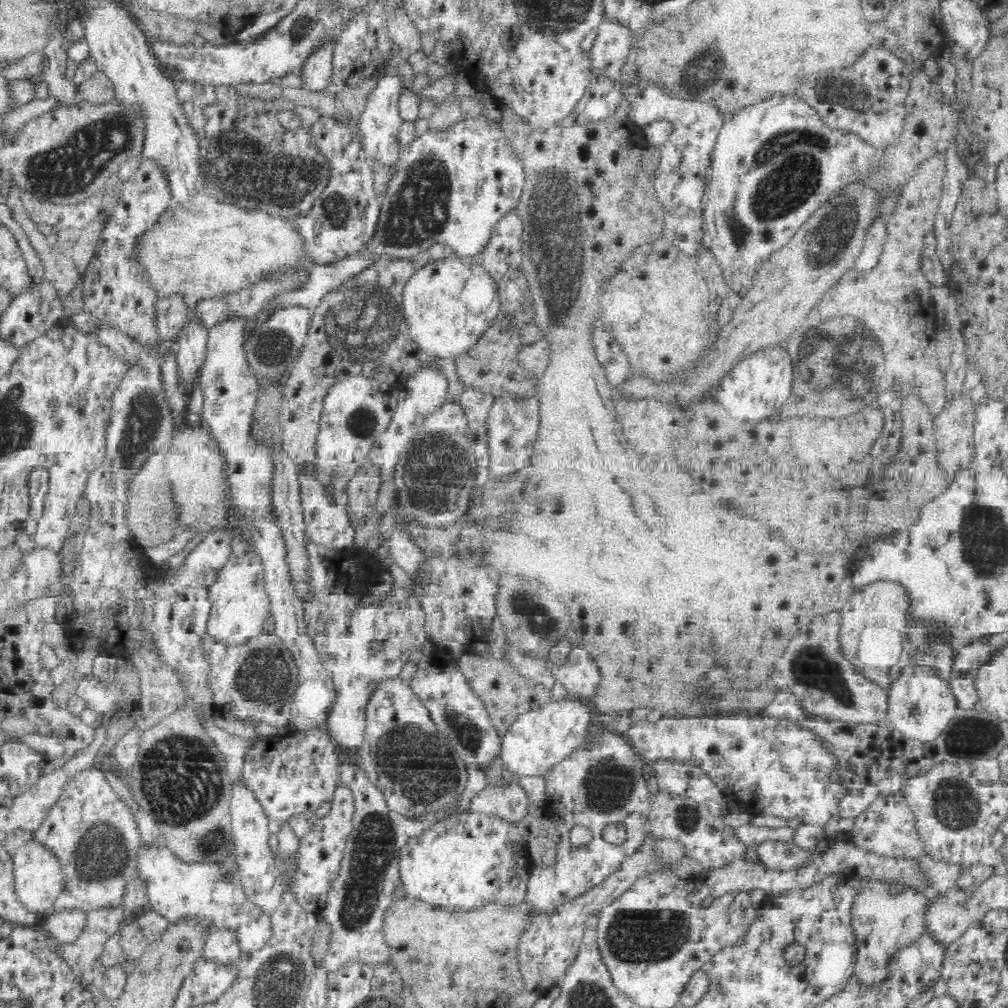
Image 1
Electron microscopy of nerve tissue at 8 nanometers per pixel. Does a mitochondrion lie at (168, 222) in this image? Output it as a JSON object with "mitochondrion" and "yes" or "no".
{"mitochondrion":"no"}

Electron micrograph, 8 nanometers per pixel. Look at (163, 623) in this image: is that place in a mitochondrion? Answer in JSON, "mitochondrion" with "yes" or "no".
{"mitochondrion":"no"}

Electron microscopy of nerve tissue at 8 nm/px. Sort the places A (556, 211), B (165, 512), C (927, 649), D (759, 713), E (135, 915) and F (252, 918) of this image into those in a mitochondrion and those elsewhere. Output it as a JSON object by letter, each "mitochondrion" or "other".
{"A":"mitochondrion","B":"mitochondrion","C":"mitochondrion","D":"other","E":"other","F":"other"}

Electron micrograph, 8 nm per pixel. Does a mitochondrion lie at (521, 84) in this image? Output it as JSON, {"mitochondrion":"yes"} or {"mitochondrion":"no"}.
{"mitochondrion":"no"}

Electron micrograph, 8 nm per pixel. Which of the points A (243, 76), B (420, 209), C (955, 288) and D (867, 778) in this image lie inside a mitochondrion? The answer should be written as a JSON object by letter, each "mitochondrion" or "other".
{"A":"other","B":"mitochondrion","C":"other","D":"other"}

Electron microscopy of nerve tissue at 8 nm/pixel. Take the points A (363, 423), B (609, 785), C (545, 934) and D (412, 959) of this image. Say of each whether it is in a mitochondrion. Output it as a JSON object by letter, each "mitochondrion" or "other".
{"A":"mitochondrion","B":"mitochondrion","C":"other","D":"mitochondrion"}

